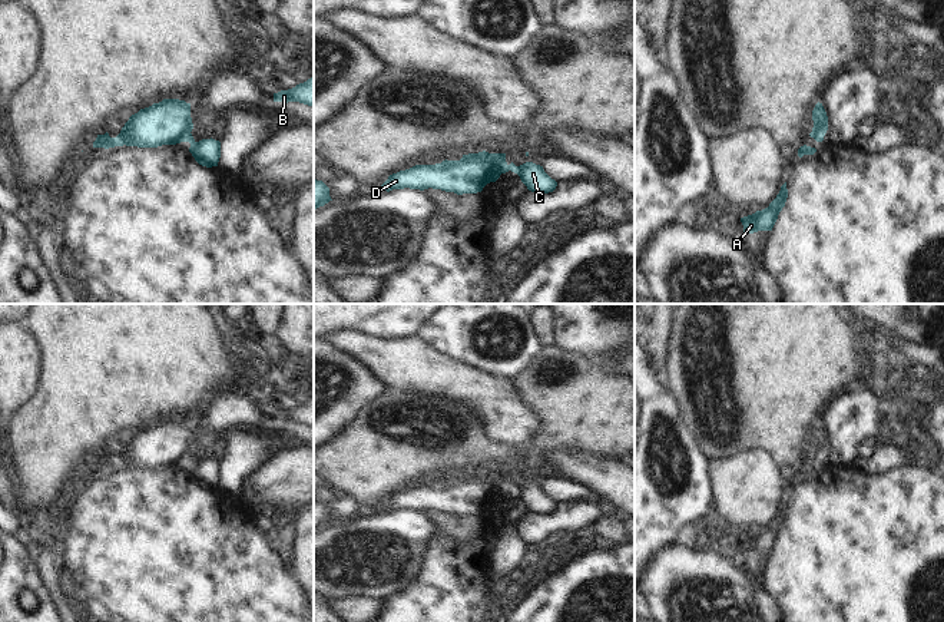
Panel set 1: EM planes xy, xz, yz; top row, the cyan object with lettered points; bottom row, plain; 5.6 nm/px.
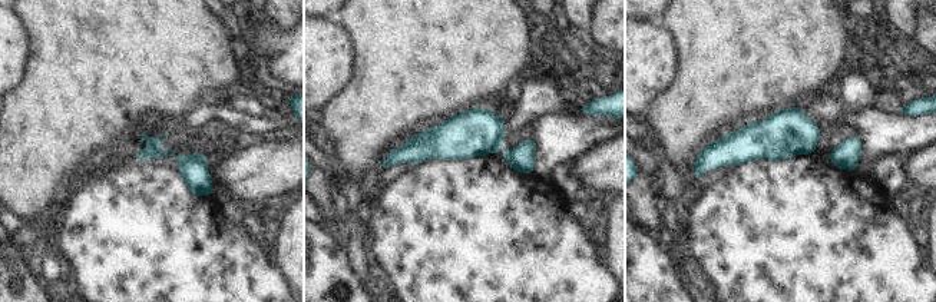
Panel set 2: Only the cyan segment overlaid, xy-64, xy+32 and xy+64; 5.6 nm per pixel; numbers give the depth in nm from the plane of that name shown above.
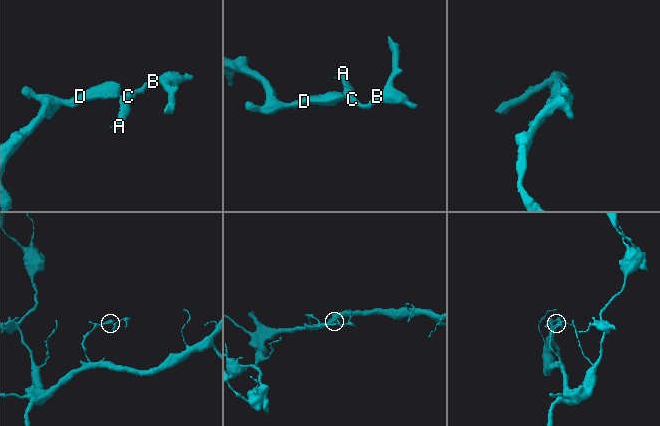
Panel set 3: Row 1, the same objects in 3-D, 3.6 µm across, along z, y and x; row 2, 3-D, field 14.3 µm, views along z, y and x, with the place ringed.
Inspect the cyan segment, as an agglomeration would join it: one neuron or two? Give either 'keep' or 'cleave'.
cleave

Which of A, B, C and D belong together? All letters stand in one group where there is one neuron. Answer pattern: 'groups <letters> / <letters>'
groups A B C / D

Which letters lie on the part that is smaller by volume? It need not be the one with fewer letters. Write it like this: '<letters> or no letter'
A, B, C.

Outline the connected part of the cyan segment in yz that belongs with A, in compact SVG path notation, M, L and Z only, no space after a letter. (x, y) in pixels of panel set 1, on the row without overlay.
M786 503L781 507L776 519L769 525L768 529L756 532L752 536L741 539L743 546L743 555L753 555L758 552L772 552L779 533L785 527L788 519Z

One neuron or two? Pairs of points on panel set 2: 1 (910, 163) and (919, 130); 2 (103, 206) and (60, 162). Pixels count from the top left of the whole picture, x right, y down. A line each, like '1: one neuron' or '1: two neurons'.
1: two neurons
2: two neurons

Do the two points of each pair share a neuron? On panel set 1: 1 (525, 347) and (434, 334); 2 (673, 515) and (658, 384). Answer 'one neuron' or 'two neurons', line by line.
1: one neuron
2: one neuron

